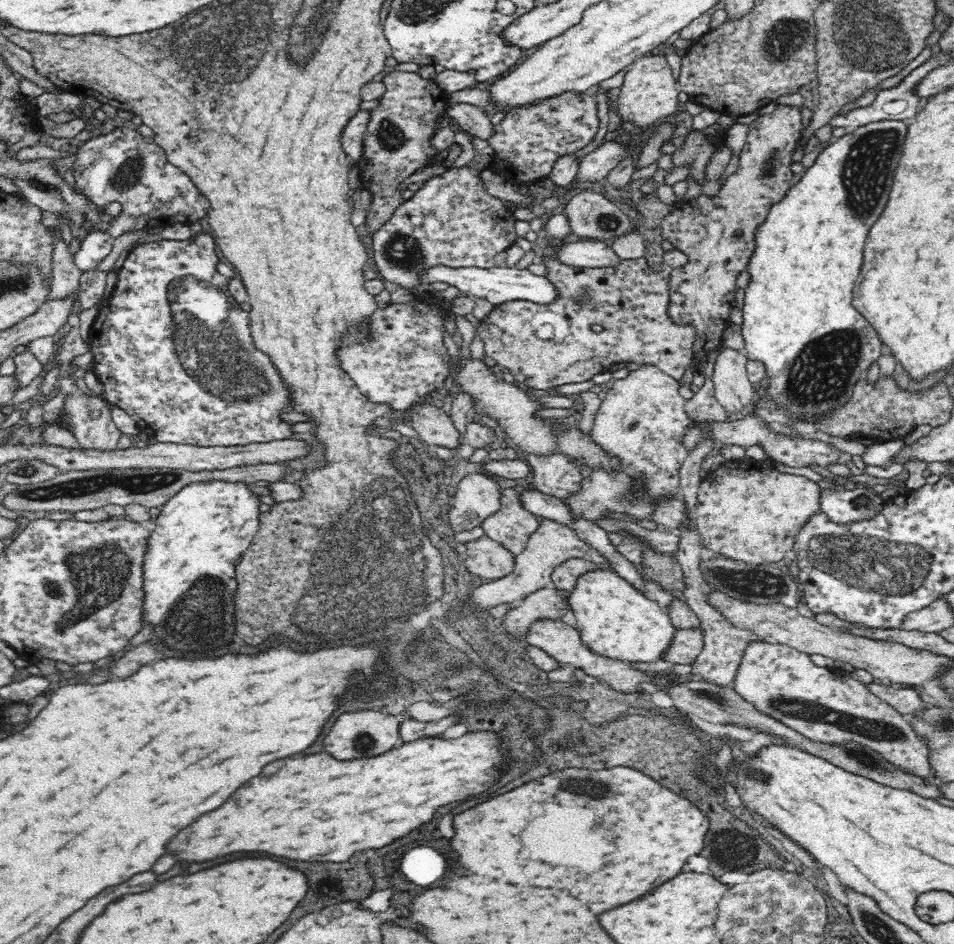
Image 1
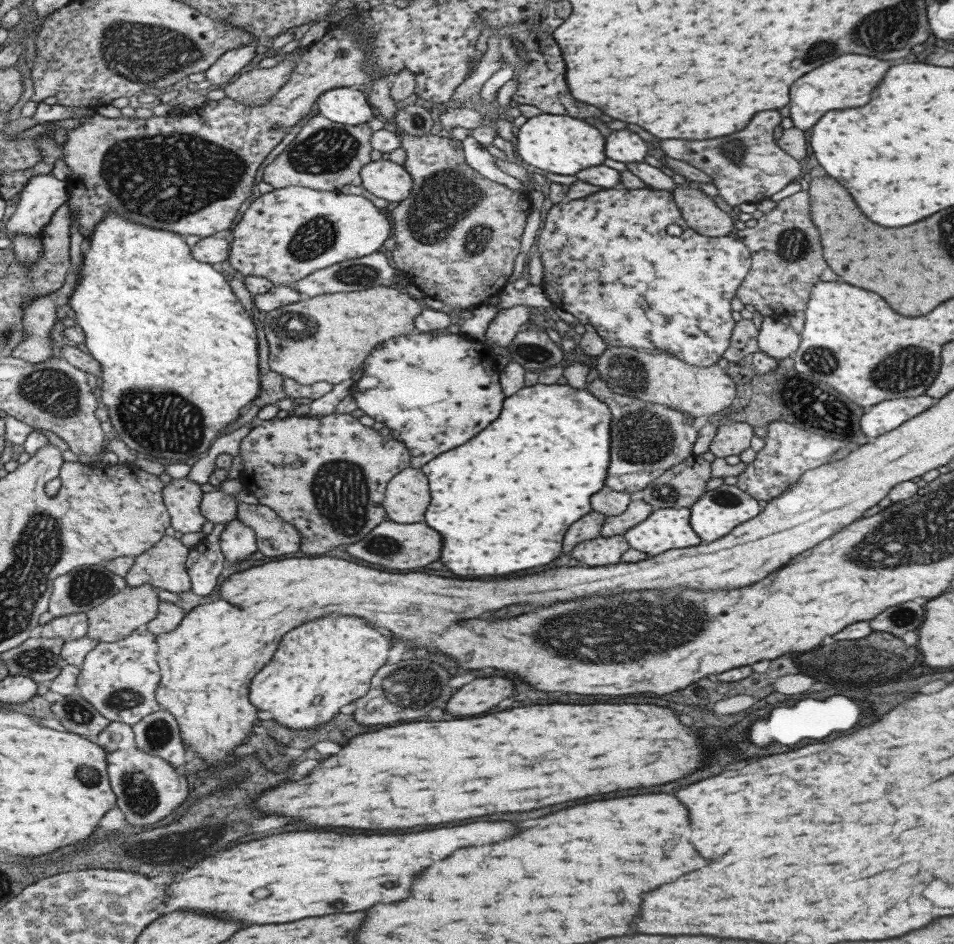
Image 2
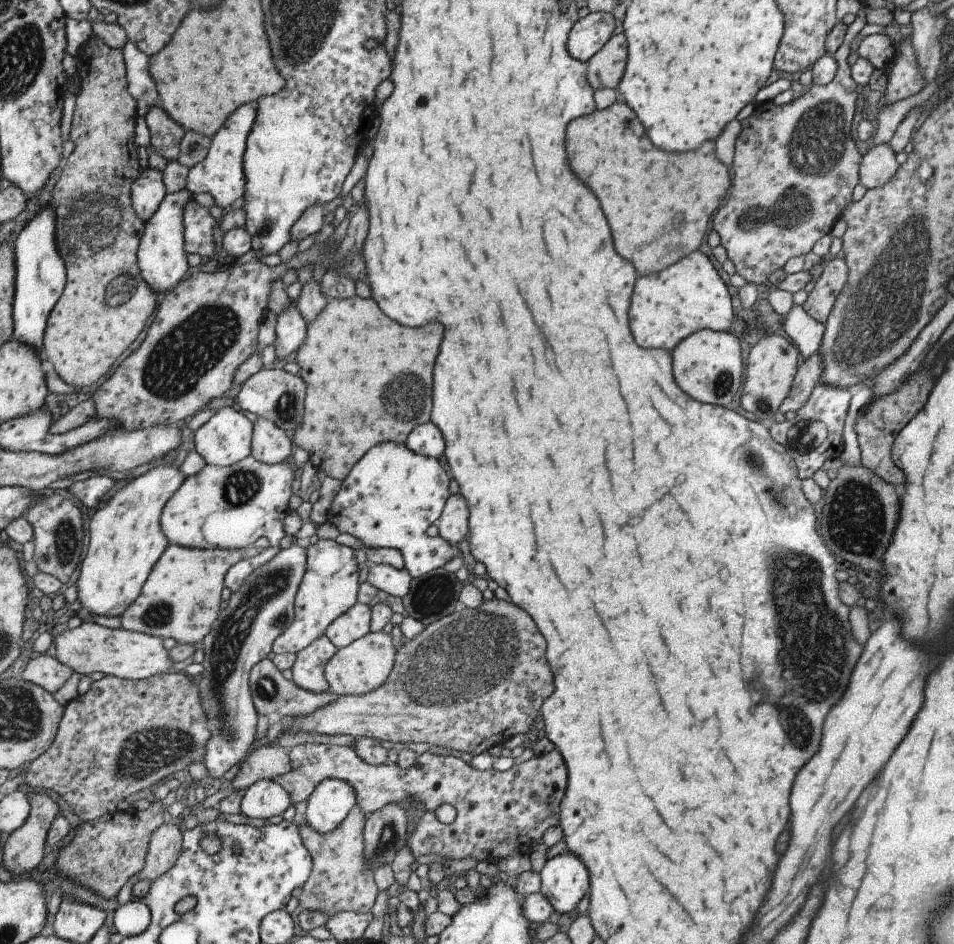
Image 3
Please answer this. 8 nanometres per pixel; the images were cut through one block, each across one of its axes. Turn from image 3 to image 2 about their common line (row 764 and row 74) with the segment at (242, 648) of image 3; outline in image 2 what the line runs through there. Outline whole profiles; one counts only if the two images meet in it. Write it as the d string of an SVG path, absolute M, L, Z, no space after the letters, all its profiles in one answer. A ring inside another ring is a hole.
M256 37L256 41L252 41L247 45L224 51L224 54L222 54L222 56L220 56L218 60L215 60L212 63L212 66L210 66L210 68L208 68L208 70L205 72L206 79L211 82L212 88L222 88L222 86L224 86L226 83L233 81L236 77L239 76L240 72L242 72L242 68L244 68L244 66L246 66L247 64L250 64L250 62L252 62L252 58L257 55L257 40L258 37Z

